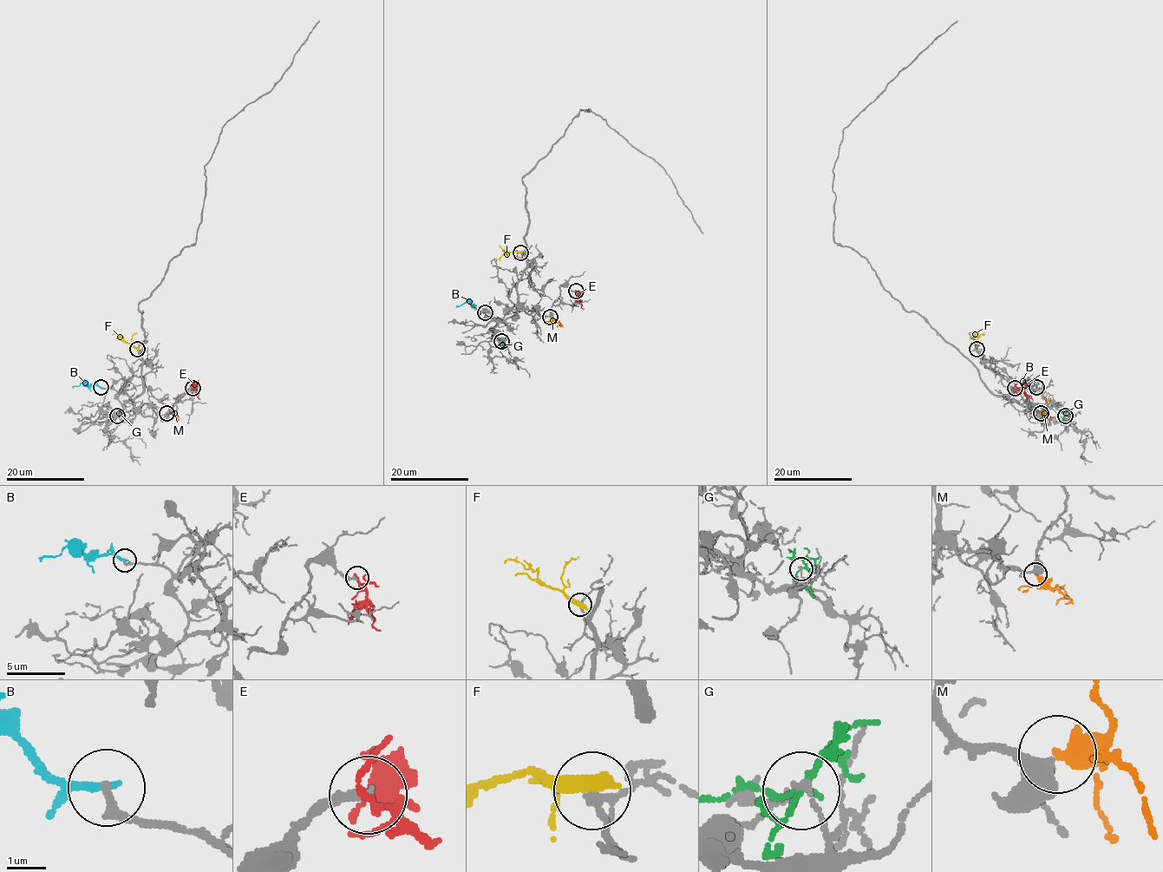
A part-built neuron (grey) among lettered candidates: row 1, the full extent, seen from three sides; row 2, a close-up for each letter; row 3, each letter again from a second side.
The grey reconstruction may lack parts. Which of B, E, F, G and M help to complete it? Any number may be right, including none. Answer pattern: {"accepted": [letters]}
{"accepted": ["B", "M"]}

